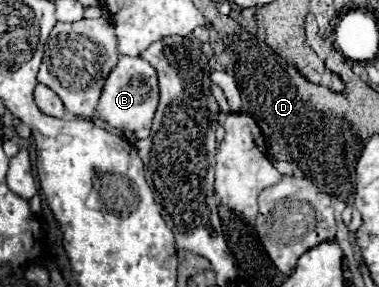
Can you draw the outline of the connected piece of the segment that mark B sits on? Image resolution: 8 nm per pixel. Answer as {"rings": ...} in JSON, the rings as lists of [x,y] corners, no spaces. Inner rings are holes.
{"rings":[[[121,55],[117,67],[109,73],[107,83],[103,87],[103,95],[97,105],[97,117],[101,121],[107,121],[115,129],[137,131],[143,127],[151,127],[157,101],[159,101],[159,87],[157,87],[155,69],[141,57]]]}

